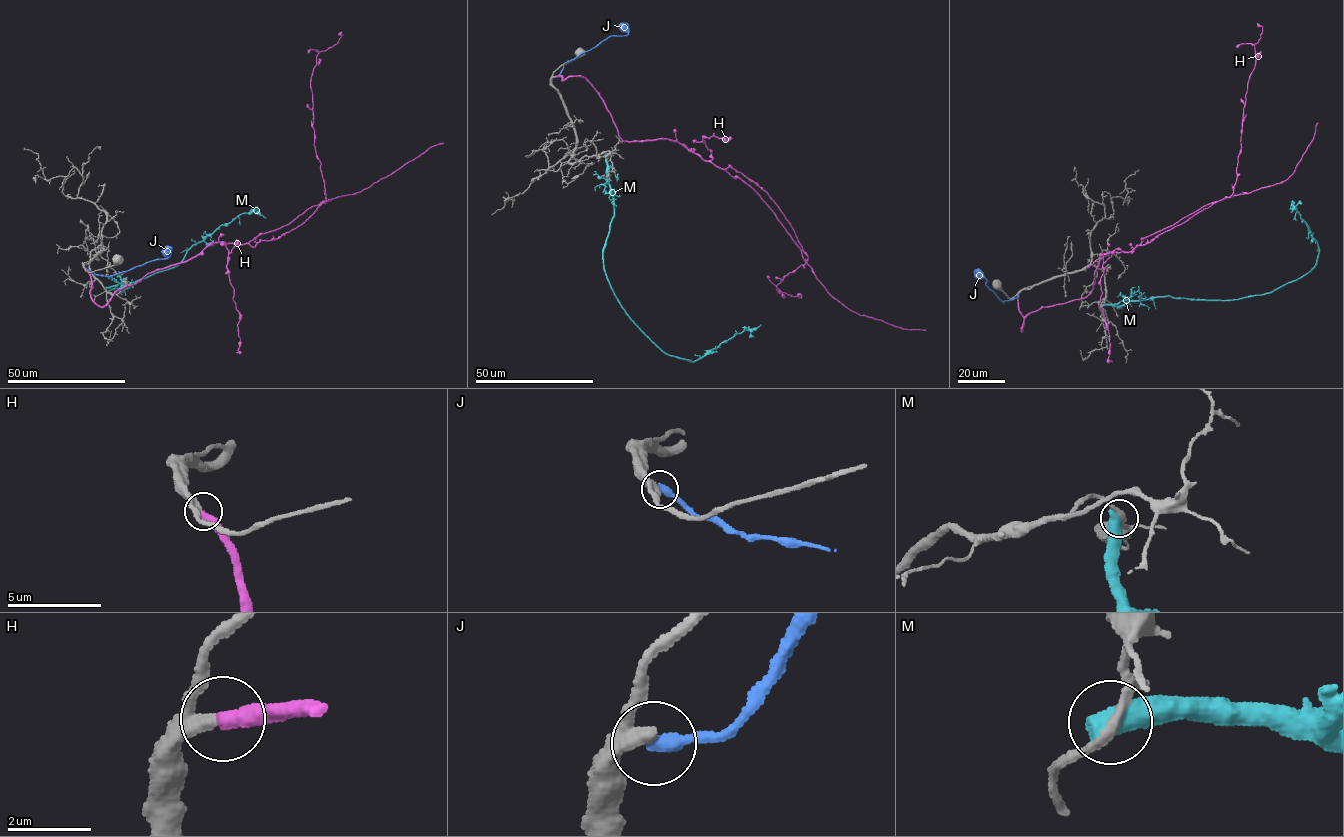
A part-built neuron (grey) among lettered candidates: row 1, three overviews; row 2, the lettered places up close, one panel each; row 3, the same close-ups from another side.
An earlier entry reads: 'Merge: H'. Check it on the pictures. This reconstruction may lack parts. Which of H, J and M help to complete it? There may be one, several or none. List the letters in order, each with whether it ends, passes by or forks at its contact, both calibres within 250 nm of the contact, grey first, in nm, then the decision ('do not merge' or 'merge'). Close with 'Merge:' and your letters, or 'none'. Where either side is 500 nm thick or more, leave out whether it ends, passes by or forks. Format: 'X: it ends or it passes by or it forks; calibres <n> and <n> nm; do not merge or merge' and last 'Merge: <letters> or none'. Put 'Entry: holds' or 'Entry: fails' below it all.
H: it ends; calibres 280 and 420 nm; merge
J: it ends; calibres 360 and 380 nm; do not merge
M: calibres 180 and 700 nm; do not merge
Merge: H
Entry: holds

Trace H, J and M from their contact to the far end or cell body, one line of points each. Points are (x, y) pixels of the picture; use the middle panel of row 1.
H: (554, 76), (585, 77), (623, 140), (679, 142), (756, 182), (808, 257), (777, 284), (780, 293), (800, 293)
J: (553, 77), (558, 75), (564, 63), (611, 36), (627, 35), (628, 29), (621, 23)
M: (607, 154), (614, 217), (604, 249), (603, 269), (627, 314), (668, 354), (694, 362), (739, 333), (760, 324)

